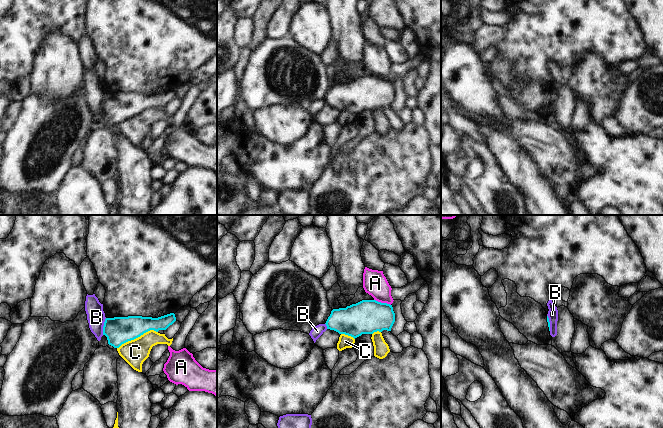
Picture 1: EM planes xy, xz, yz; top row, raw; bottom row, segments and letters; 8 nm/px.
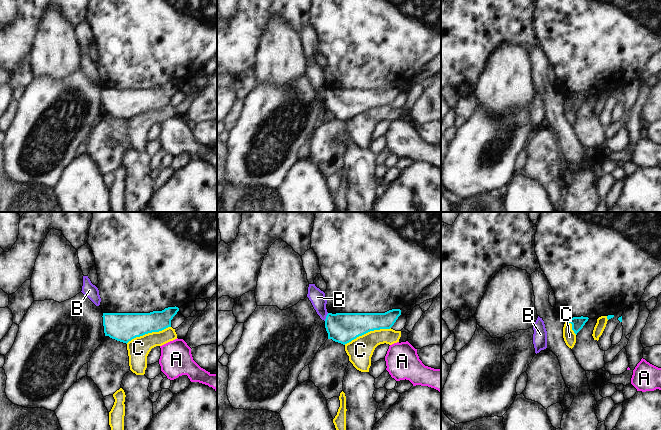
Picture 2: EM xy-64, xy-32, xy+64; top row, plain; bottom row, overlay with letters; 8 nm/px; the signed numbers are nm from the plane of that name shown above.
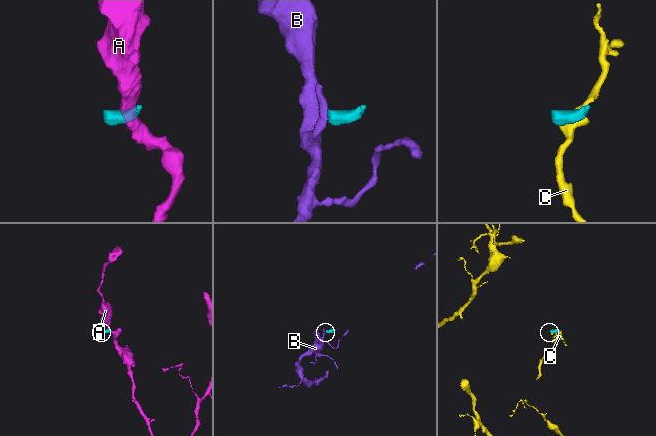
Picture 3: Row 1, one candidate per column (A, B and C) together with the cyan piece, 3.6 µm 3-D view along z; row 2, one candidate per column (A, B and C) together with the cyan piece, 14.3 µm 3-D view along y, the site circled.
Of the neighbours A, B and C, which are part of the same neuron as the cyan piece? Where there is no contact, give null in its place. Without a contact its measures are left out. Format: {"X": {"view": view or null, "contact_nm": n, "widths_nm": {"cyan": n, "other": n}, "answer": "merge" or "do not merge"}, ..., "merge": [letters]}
{"A": {"view": "xz", "contact_nm": 140, "widths_nm": {"cyan": 280, "other": 190}, "answer": "do not merge"}, "B": {"view": "xy", "contact_nm": 140, "widths_nm": {"cyan": 220, "other": 140}, "answer": "do not merge"}, "C": {"view": "xy", "contact_nm": 360, "widths_nm": {"cyan": 220, "other": 200}, "answer": "do not merge"}, "merge": []}

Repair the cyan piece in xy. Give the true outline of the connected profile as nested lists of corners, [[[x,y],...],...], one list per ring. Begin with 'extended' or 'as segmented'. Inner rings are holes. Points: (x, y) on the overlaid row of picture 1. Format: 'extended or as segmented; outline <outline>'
as segmented; outline [[[174,313],[158,318],[142,316],[106,318],[103,335],[107,337],[109,345],[119,348],[122,344],[134,340],[150,330],[156,332],[166,330],[175,321]]]

